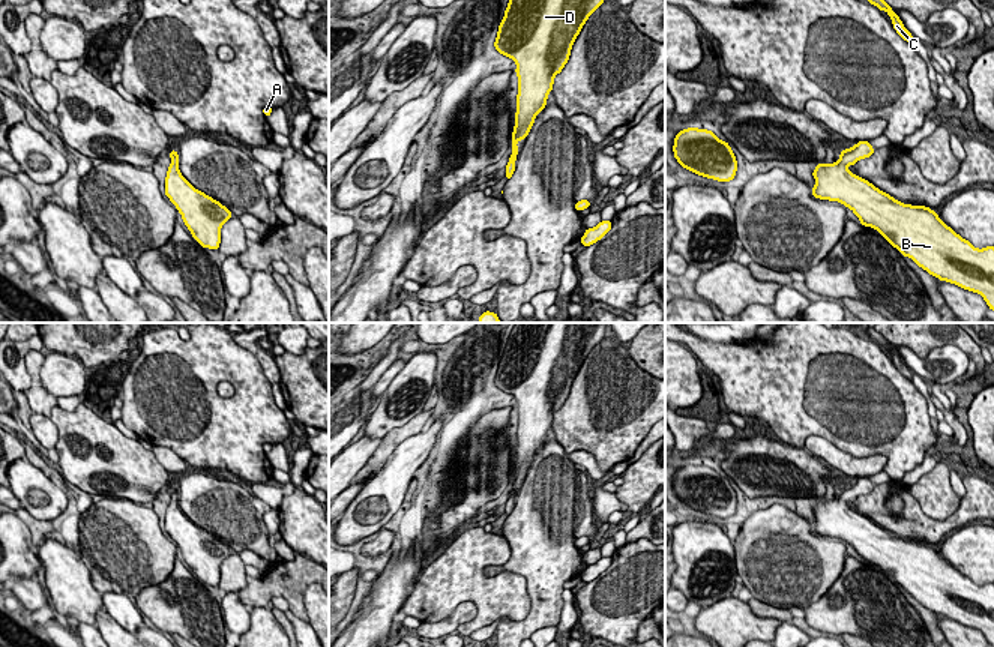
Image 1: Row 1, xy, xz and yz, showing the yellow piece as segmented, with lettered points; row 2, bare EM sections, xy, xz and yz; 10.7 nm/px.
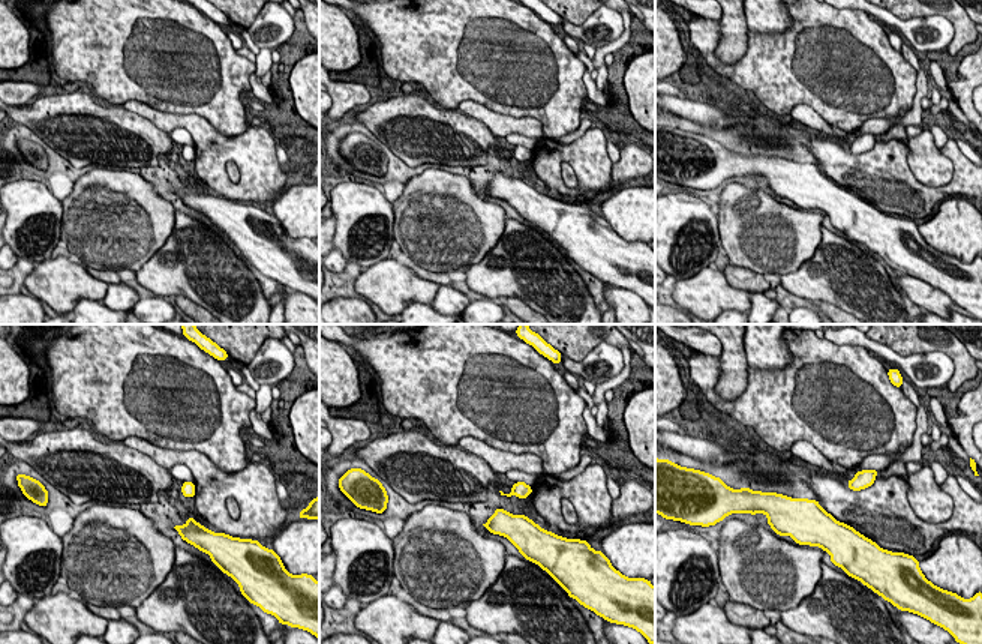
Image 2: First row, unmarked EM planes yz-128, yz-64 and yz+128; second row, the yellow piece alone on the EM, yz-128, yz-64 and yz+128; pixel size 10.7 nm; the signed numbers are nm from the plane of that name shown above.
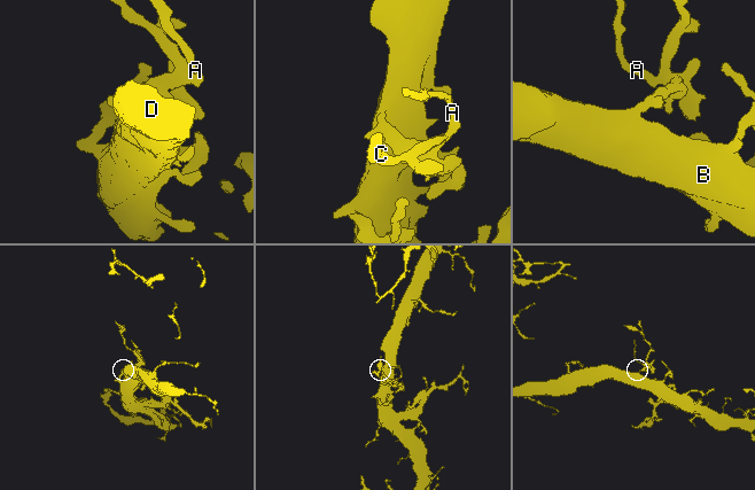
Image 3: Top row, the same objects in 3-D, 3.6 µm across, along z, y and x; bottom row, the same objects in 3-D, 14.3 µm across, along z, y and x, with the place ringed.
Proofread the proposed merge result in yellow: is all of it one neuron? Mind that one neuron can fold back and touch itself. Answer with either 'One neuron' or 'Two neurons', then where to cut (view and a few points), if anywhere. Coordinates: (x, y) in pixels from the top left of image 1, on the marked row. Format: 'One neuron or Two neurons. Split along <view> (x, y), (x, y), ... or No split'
One neuron. No split

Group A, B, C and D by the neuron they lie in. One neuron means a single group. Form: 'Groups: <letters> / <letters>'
Groups: A B C D

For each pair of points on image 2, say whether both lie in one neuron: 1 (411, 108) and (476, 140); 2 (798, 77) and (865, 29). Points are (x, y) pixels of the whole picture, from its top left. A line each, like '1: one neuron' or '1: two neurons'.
1: one neuron
2: one neuron

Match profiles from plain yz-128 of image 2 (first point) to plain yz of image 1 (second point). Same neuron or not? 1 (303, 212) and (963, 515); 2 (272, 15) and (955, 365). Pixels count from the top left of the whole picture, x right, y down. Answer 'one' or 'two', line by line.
1: two
2: one

